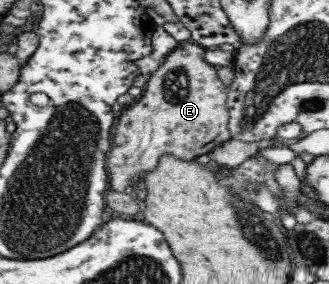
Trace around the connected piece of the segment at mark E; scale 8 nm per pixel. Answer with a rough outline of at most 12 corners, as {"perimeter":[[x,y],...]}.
{"perimeter":[[179,43],[122,108],[105,165],[124,193],[163,155],[231,140],[227,86]]}

